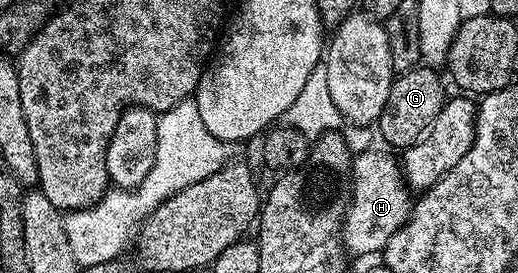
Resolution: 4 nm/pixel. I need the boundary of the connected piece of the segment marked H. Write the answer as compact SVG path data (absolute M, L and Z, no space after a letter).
M372 147L364 153L356 153L351 163L349 200L341 226L341 244L351 255L378 254L413 212L413 193L403 180L400 158L394 152L383 149Z

